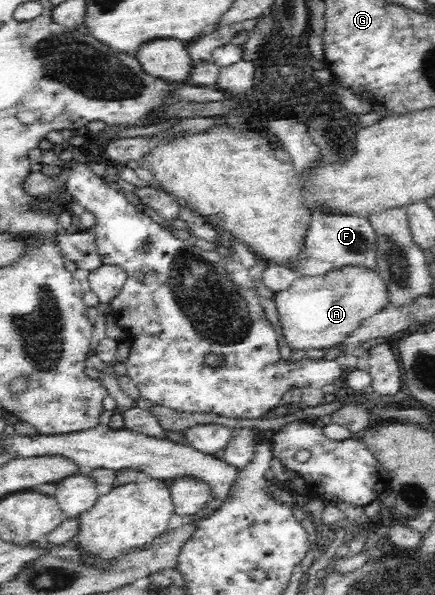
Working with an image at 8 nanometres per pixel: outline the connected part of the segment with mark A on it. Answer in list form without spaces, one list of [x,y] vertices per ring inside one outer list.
[[[346,265],[324,274],[302,275],[286,290],[275,293],[282,335],[291,350],[329,349],[344,343],[364,320],[390,305],[388,282],[380,269]]]

